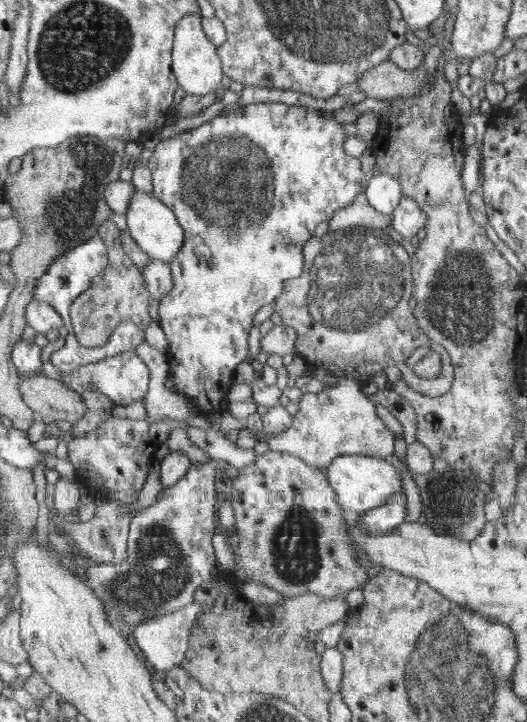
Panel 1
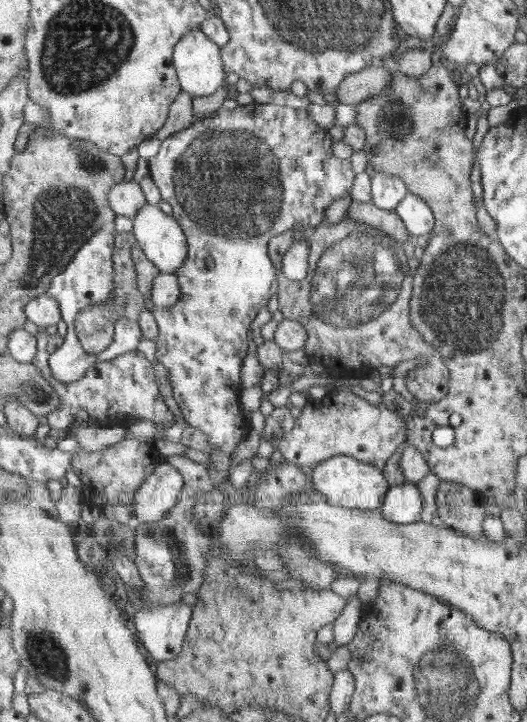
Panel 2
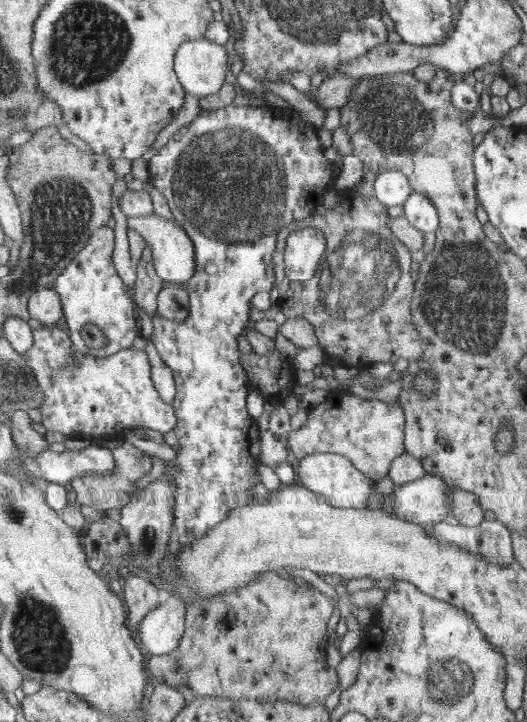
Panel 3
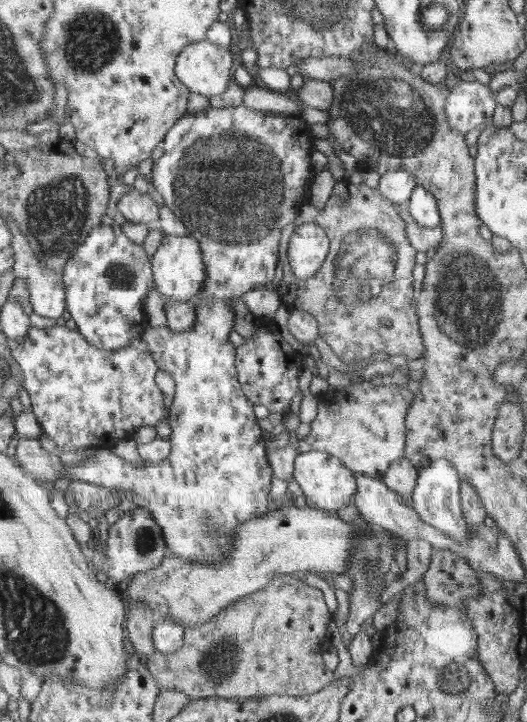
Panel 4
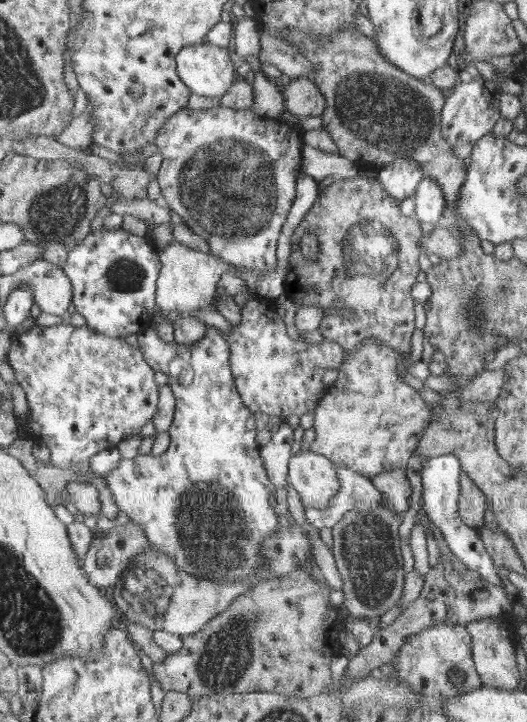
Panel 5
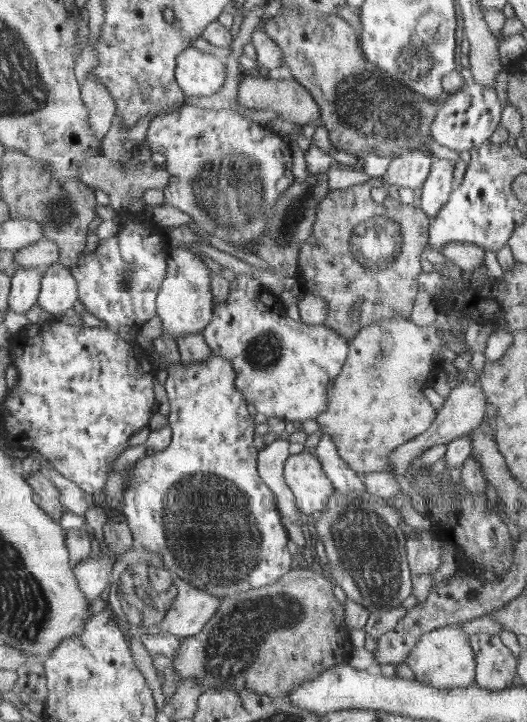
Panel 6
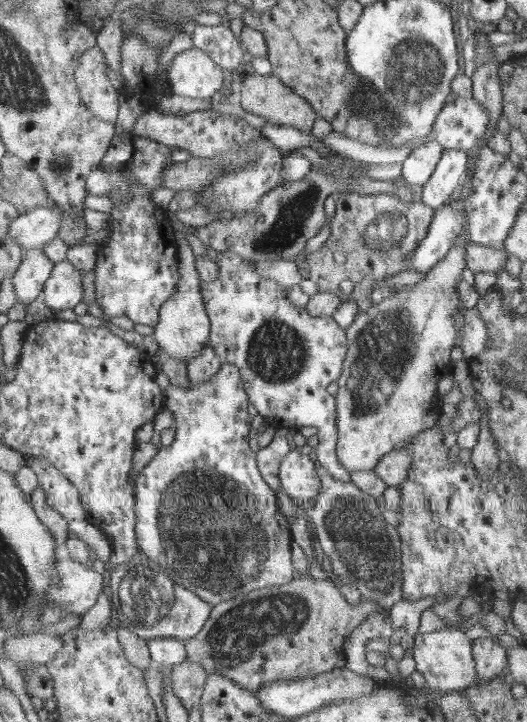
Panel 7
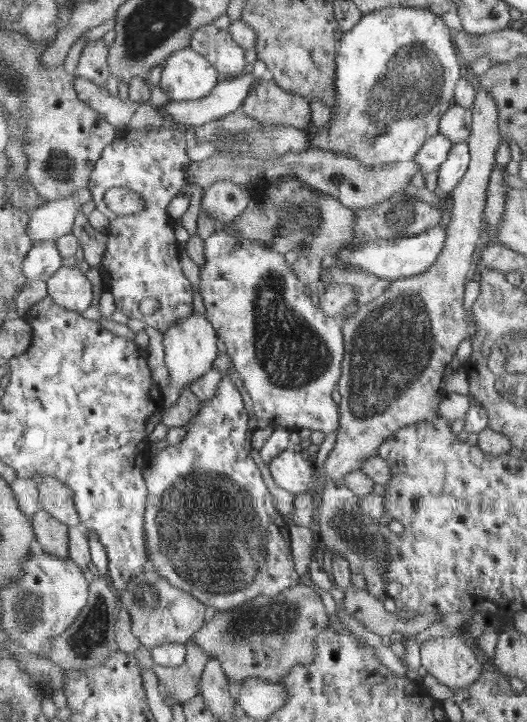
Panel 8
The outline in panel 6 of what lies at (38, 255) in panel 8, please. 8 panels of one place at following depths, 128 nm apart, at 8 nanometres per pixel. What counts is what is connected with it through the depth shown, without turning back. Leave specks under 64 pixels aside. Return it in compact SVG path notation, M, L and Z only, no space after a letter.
M33 266L19 268L12 276L12 289L9 297L10 310L26 314L38 303L42 290L45 268Z

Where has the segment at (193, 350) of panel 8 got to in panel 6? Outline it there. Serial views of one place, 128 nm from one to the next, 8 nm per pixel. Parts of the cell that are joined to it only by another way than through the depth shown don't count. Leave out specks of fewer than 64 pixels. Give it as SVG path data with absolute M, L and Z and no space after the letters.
M183 246L170 250L168 262L169 271L159 291L157 310L163 326L162 336L171 335L173 339L179 340L179 337L187 333L199 333L211 324L215 301L212 291L213 272L201 255L195 252L191 254Z

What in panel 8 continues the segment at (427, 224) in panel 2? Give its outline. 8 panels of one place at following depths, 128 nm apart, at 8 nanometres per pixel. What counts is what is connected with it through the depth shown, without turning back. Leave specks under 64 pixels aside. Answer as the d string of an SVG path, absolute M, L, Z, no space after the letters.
M468 143L455 144L445 161L438 170L437 189L442 195L453 192L464 179L472 162Z

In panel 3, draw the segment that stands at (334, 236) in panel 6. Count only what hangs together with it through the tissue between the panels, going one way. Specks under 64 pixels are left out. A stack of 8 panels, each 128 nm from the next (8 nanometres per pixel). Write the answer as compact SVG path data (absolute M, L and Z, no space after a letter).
M354 187L338 190L337 203L333 209L327 210L323 205L304 224L308 228L317 228L327 238L327 250L321 259L320 270L304 283L292 281L286 274L284 254L291 233L302 228L302 224L292 223L284 227L275 240L270 253L270 262L275 270L275 286L277 303L286 318L304 318L309 320L315 330L318 345L327 354L345 367L367 367L373 363L395 363L405 359L419 364L425 361L426 344L417 330L412 316L412 300L416 289L413 280L412 251L393 234L388 227L387 206L375 195L371 200L365 200L357 194Z

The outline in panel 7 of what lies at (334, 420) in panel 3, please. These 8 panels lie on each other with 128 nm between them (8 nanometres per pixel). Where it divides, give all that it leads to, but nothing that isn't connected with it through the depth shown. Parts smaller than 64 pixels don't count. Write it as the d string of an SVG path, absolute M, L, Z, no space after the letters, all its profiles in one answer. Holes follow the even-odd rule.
M461 240L457 242L451 250L449 250L447 256L439 263L437 263L428 273L425 273L423 278L417 284L408 285L407 287L401 287L398 290L397 296L391 296L389 298L383 298L382 300L375 302L371 305L371 308L366 312L362 312L357 317L357 320L347 330L347 337L349 343L348 358L344 363L344 371L341 378L338 380L338 393L336 394L337 402L337 428L339 428L338 444L337 444L337 457L341 461L341 465L347 468L348 471L362 471L362 470L374 470L379 464L379 460L383 456L386 456L388 452L392 450L405 447L407 442L419 434L419 432L425 432L438 425L439 415L441 412L441 406L439 406L439 398L437 398L437 384L439 380L450 373L451 366L451 352L453 352L453 346L459 346L464 352L464 357L467 360L473 360L484 354L485 350L489 348L489 340L491 340L491 333L487 329L487 324L481 318L477 311L476 305L472 308L465 308L459 300L459 294L457 293L455 285L460 280L463 280L463 267L467 268L467 249L469 249L469 240ZM459 312L463 318L462 333L459 334L458 330L455 330L455 317L454 314Z

